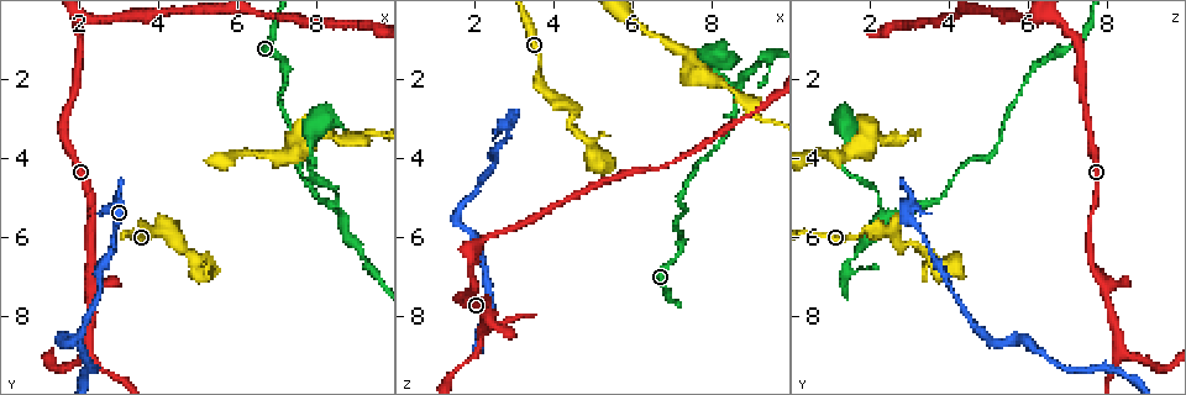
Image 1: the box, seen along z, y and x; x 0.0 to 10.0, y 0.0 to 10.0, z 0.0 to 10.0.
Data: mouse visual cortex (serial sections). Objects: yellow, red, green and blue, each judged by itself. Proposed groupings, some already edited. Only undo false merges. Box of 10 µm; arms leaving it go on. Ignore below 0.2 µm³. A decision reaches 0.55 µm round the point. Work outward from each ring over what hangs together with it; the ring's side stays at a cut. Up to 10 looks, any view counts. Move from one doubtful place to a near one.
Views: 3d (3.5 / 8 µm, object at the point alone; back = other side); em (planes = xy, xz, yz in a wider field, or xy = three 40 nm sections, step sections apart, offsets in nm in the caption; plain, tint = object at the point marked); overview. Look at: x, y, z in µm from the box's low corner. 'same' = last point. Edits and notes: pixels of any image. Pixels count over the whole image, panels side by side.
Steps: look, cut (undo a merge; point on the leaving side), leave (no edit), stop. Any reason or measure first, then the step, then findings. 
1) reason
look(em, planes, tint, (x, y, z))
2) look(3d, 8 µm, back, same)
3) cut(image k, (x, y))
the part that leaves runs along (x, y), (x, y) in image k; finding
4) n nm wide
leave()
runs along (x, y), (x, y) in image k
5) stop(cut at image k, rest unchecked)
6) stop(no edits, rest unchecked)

abrupt turn
look(3d, 3.5 µm, (4.50, 6.25, 3.40))

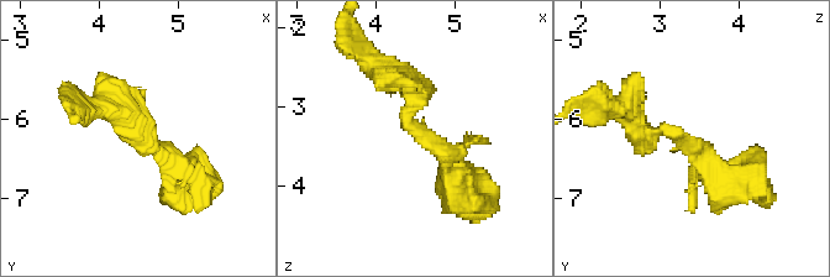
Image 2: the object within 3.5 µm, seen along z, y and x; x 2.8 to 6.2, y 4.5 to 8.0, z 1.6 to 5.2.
now the EM
look(em, planes, tint, (4.55, 6.25, 3.35))

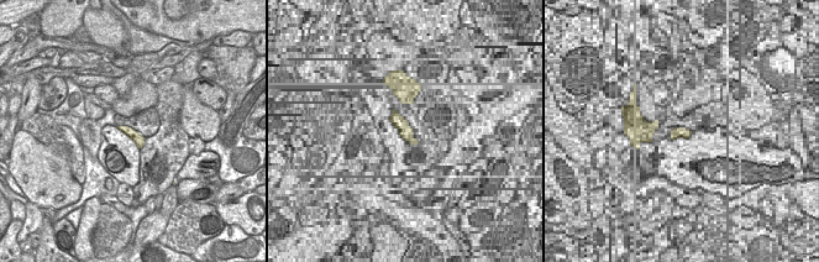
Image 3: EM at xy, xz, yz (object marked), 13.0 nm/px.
140 nm wide
leave()
runs along (630, 113), (734, 181) in image 2; all the same cell

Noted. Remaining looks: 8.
abrupt turn
look(3d, 3.5 µm, (1.55, 8.70, 5.50))

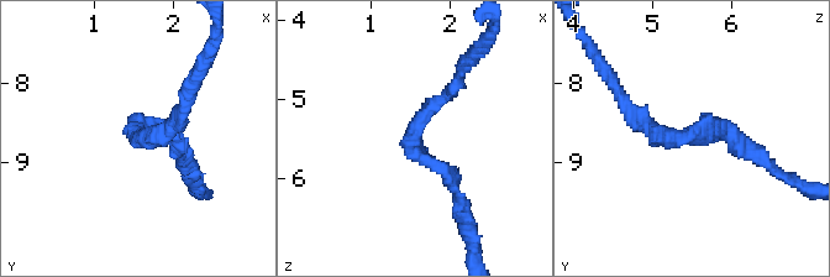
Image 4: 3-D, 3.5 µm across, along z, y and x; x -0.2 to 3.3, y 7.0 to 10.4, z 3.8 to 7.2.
arms of 200, 200 nm
look(em, planes, tint, (1.50, 8.70, 5.50))

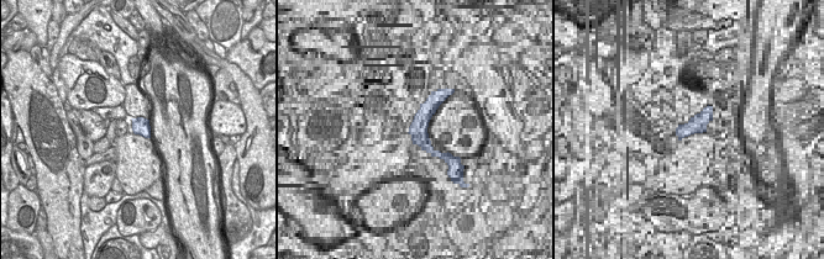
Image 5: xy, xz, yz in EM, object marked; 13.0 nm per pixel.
leave()
runs along (634, 113), (662, 139), (720, 124), (741, 150) in image 4; continuous, no second cell

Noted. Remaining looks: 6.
branch point
look(3d, 8 µm, (2.20, 8.80, 8.35))

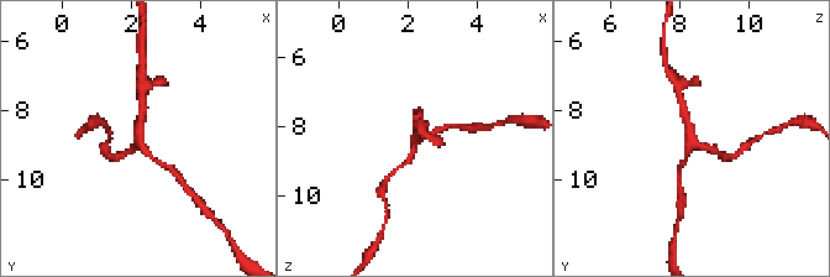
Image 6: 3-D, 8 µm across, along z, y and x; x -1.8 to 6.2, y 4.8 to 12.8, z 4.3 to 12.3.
3 arms; arms of 200, 200, 250 nm
look(em, xy, step 5, tint, same)

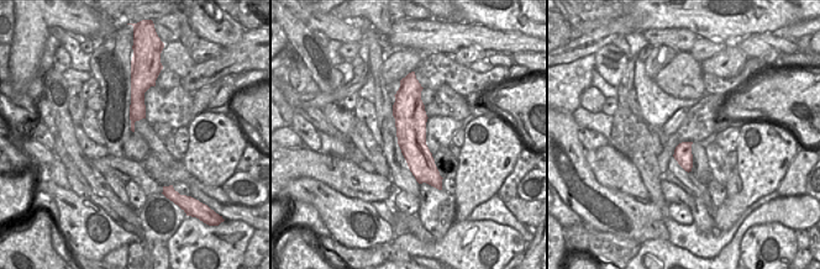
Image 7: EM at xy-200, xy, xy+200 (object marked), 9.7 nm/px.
leave()
runs along (683, 105), (692, 139), (720, 155) in image 6; all the same cell

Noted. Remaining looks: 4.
sharp bend
look(3d, 3.5 µm, (7.15, 3.90, 5.10))

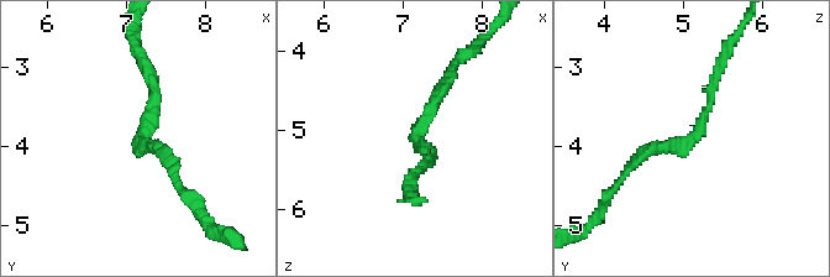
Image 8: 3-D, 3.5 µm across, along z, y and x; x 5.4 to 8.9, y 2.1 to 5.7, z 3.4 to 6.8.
arms of 150, 150 nm
look(em, planes, tint, (7.15, 3.95, 5.10))

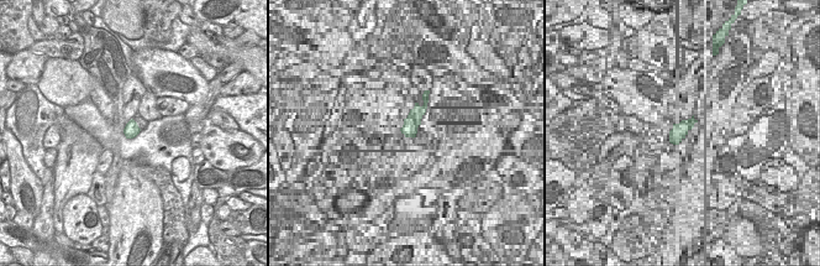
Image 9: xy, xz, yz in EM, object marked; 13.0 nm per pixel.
leave()
one cell here

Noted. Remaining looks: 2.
stop(no edits, rest unchecked)

